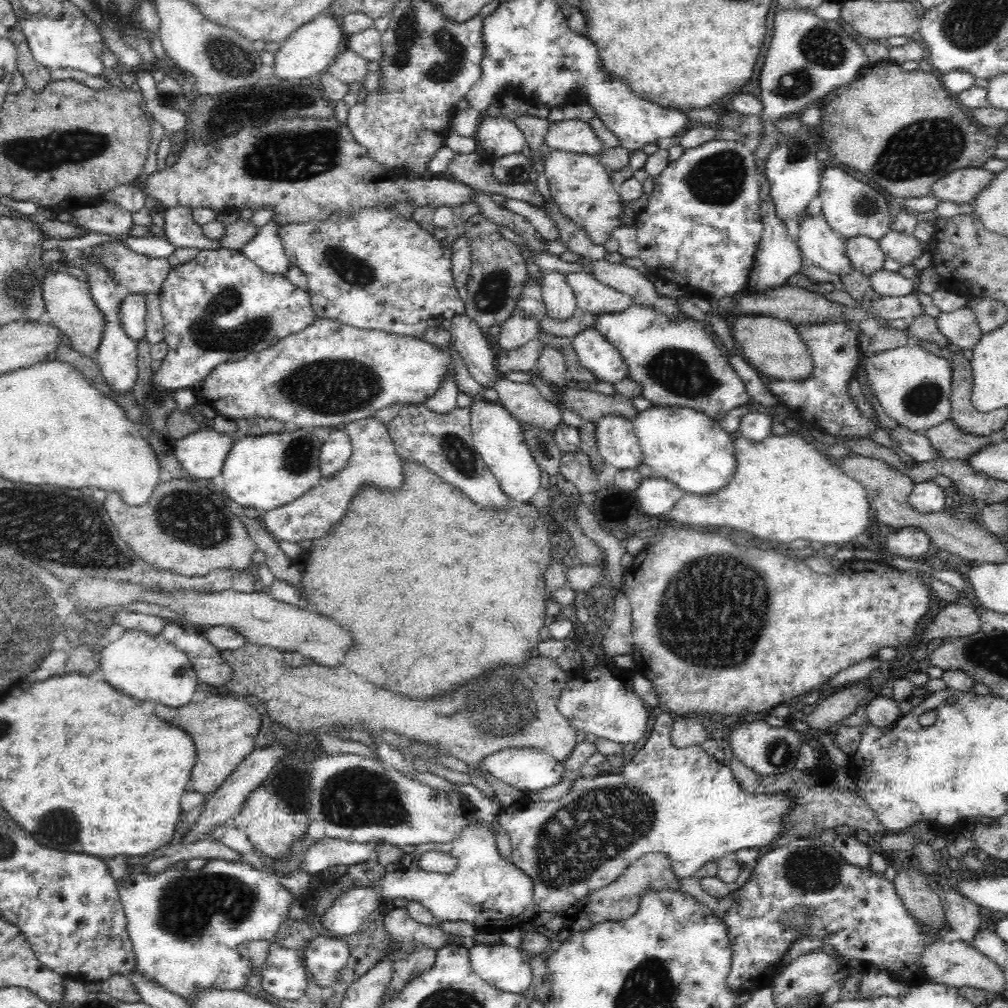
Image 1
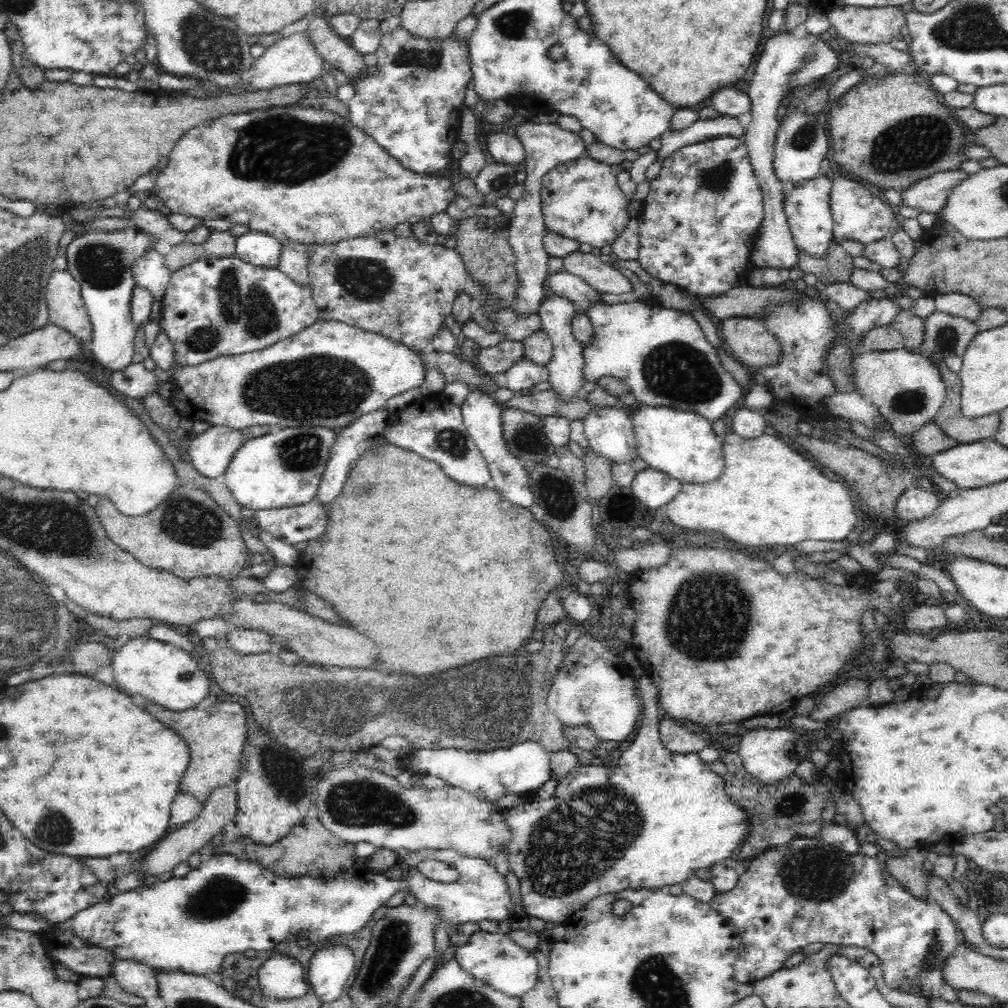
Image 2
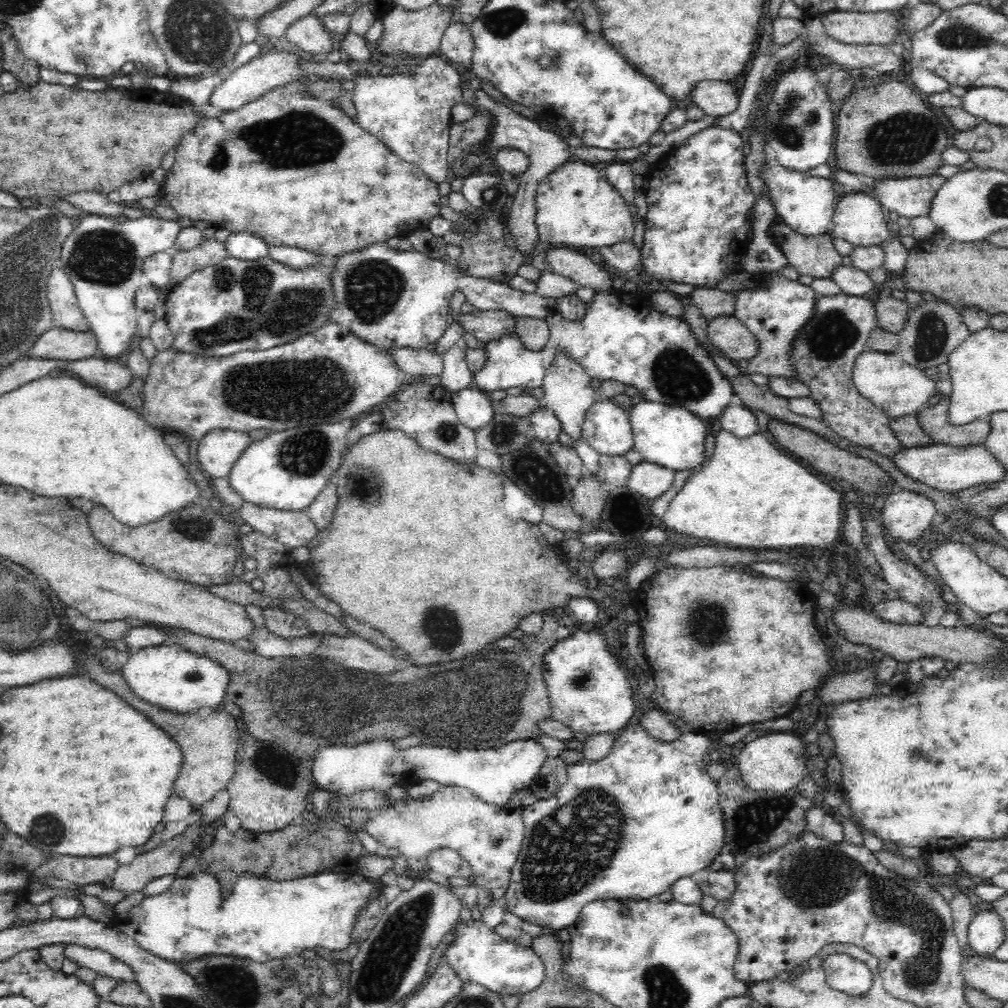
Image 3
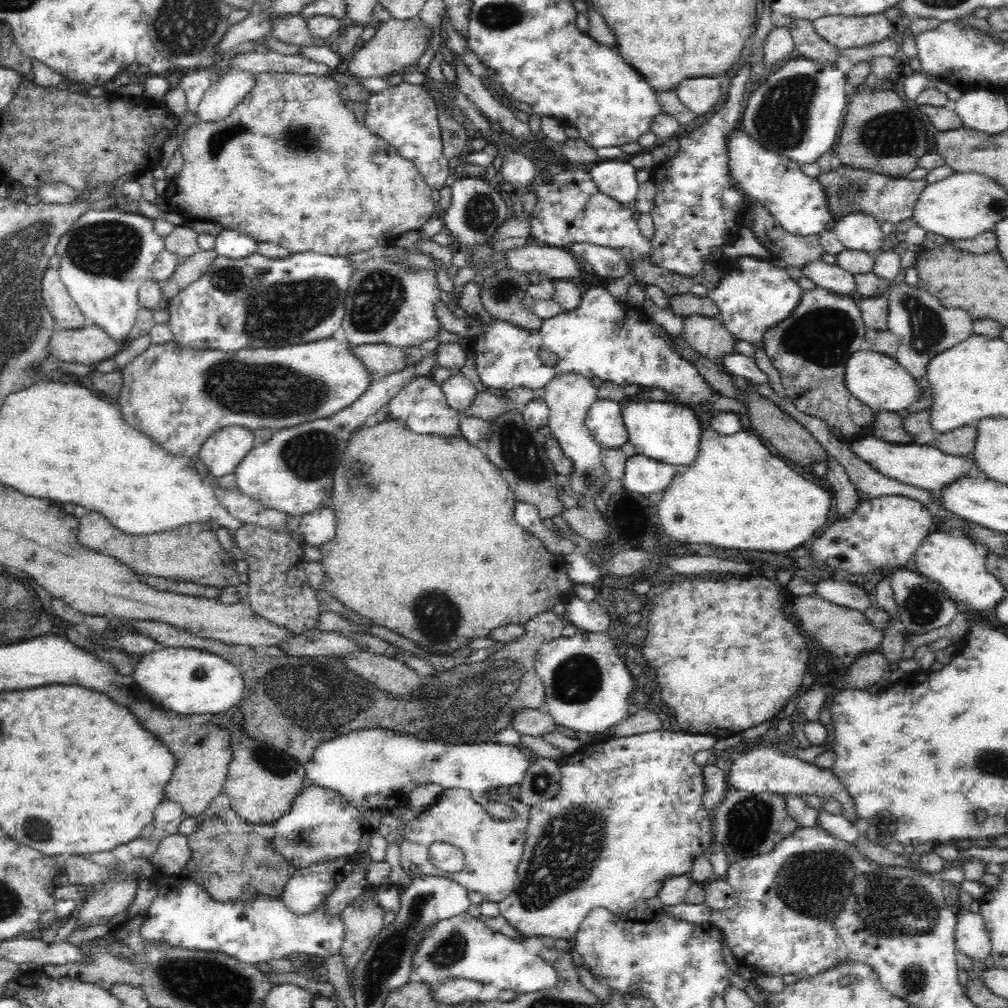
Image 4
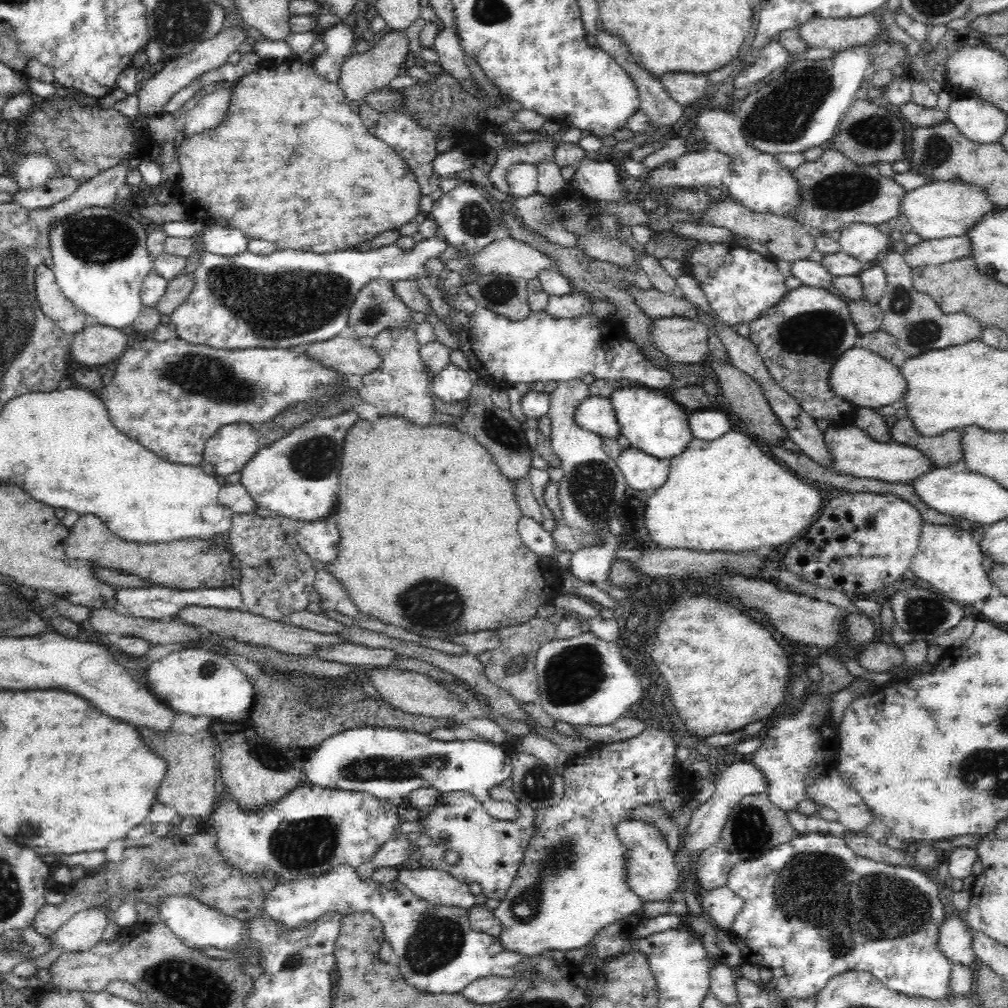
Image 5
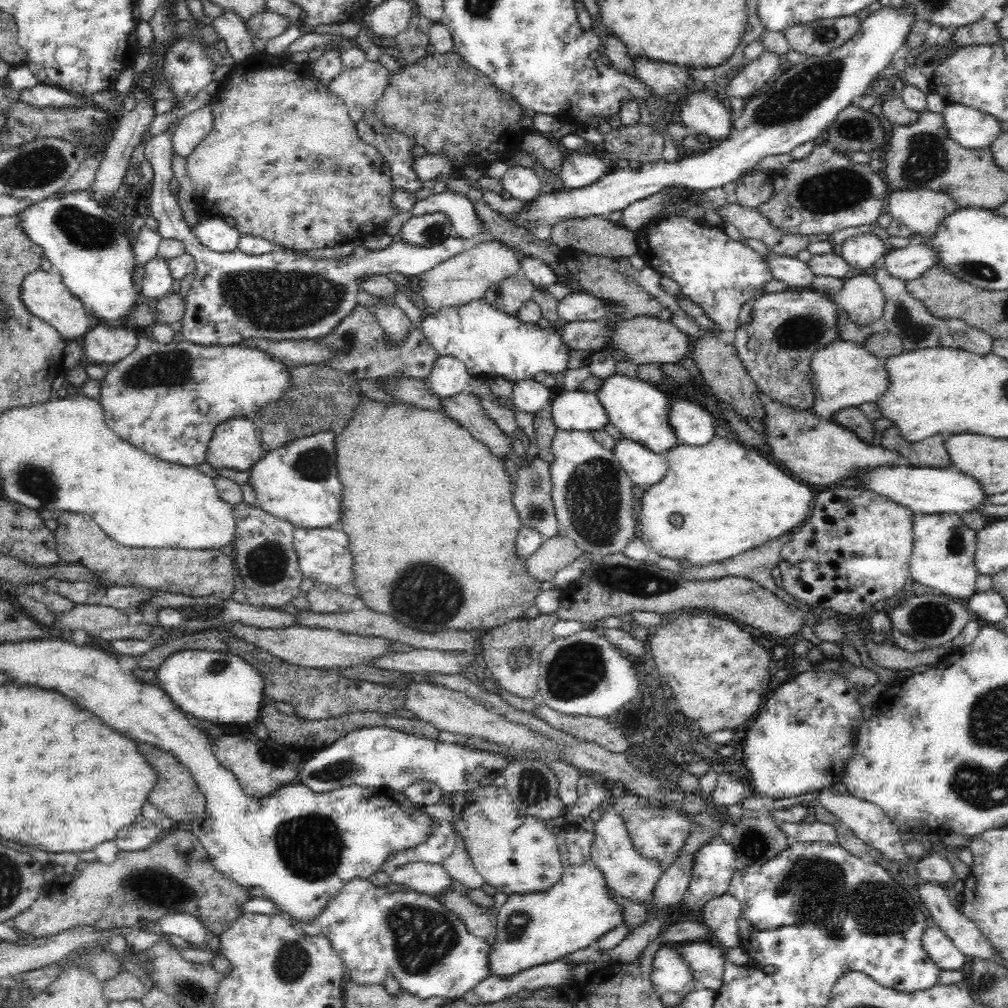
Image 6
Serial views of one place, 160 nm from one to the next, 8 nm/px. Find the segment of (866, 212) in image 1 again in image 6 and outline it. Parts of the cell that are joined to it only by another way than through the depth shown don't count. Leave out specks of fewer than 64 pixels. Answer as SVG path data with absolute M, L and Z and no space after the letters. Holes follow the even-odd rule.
M868 233L848 238L837 251L852 270L862 271L878 265L889 247L878 236Z

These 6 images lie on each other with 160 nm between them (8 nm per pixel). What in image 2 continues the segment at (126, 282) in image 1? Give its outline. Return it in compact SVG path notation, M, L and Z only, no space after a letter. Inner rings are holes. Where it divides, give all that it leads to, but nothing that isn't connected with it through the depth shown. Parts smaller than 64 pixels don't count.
M150 248L132 265L136 285L147 288L159 301L166 294L171 272L165 265L165 257L155 248Z

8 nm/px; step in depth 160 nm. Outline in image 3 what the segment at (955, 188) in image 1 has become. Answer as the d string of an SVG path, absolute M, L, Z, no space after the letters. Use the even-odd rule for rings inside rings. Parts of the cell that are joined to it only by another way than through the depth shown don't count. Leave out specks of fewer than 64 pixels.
M936 174L905 179L867 179L866 189L858 192L874 197L885 214L895 212L899 217L913 219L928 215L930 202L944 181L945 178Z

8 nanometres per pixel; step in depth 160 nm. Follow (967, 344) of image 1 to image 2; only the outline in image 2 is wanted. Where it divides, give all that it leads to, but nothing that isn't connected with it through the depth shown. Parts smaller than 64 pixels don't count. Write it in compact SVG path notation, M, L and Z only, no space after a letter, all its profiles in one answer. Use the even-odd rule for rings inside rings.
M938 311L924 318L923 325L922 342L912 352L933 362L949 356L962 356L966 345L978 331L972 321Z

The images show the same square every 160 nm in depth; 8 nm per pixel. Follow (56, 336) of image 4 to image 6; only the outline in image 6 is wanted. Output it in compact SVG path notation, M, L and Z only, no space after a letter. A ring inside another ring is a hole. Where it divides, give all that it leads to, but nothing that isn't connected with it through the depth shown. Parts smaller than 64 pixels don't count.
M94 324L82 340L88 362L111 366L134 352L139 337L133 329Z

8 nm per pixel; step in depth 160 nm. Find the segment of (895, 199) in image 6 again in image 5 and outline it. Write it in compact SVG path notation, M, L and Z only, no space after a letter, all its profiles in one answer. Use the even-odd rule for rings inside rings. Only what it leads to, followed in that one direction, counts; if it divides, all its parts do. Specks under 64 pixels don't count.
M938 181L905 191L901 207L903 215L910 222L911 230L922 240L932 240L962 236L972 230L978 220L992 210L992 201L978 185L963 181Z

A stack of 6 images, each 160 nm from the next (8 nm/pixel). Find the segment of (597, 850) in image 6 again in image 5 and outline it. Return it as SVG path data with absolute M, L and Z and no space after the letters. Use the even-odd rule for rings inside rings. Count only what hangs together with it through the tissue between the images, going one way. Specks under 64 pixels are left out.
M638 819L624 820L616 826L618 840L628 849L625 859L628 885L644 902L668 901L680 885L680 875L674 865L673 852L659 830L650 823Z

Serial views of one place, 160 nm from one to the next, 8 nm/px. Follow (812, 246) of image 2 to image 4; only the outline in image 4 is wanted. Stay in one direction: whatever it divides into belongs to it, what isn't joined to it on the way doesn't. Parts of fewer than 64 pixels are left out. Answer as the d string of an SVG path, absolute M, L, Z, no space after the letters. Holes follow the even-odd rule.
M739 127L729 133L728 151L729 173L742 195L747 201L756 201L768 209L786 232L810 236L830 228L833 220L829 205L826 204L825 189L814 177L804 174L799 163L762 148Z

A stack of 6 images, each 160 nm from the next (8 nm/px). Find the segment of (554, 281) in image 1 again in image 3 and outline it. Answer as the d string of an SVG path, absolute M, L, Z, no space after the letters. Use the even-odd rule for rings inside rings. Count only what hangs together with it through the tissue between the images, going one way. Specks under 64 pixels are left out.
M556 353L550 368L547 368L546 376L543 378L544 397L542 405L554 411L560 430L564 431L571 437L571 444L576 444L582 439L582 425L586 412L596 402L594 392L590 385L591 378L588 376L585 368L582 368L578 361L570 359L565 353Z

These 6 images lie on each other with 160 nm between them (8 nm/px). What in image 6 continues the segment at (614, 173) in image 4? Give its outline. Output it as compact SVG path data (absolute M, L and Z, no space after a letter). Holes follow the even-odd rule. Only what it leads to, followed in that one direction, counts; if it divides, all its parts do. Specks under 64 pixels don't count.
M564 150L558 174L563 188L582 188L596 182L605 173L602 159L578 151Z

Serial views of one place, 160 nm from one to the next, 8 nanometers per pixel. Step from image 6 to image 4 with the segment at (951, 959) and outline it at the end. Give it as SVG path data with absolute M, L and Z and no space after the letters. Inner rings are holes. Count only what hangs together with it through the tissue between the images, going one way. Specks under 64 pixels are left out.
M977 908L957 913L954 924L954 948L973 962L984 961L991 956L992 938L985 928L985 919Z

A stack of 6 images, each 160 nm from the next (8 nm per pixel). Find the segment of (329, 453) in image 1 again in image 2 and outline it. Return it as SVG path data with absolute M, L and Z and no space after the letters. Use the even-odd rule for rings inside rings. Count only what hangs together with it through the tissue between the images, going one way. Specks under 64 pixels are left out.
M386 407L380 410L370 412L368 415L360 416L354 420L352 424L344 427L340 434L336 437L334 446L331 448L330 458L327 460L325 472L323 473L321 484L318 488L315 498L324 506L332 505L332 502L341 494L343 487L346 485L350 468L358 460L360 450L358 445L368 438L380 438L383 429L386 428L386 421L391 414Z

